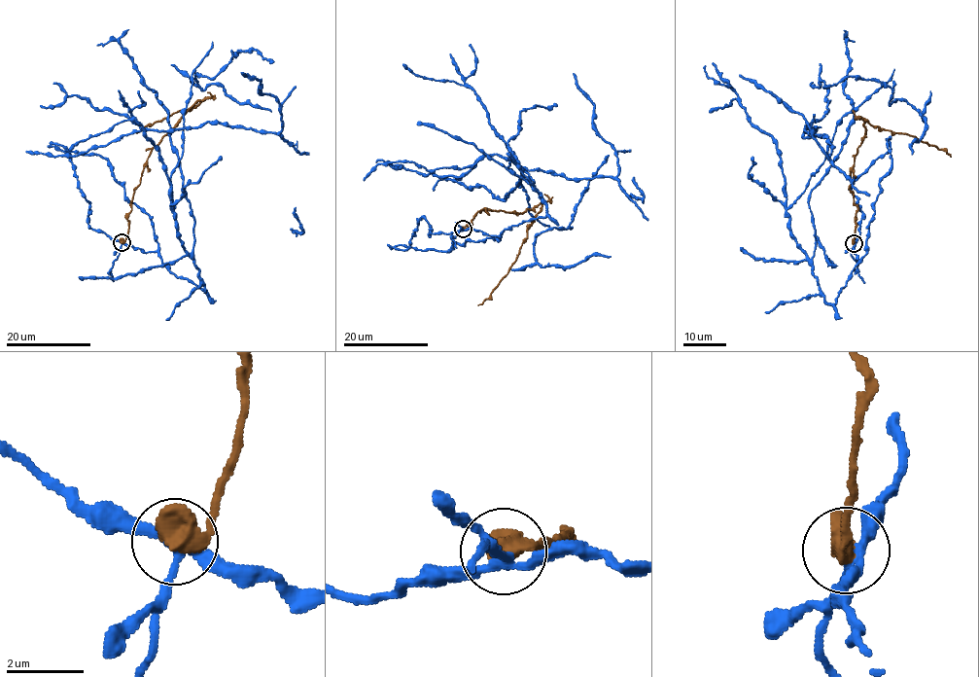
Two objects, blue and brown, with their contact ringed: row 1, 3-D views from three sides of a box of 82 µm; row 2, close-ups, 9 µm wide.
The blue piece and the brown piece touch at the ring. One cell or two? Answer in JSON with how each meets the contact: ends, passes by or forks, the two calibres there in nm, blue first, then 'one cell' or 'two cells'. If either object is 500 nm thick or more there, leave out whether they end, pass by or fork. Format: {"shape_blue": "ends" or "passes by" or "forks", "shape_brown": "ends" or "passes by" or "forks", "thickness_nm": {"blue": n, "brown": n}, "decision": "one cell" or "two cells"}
{"thickness_nm": {"blue": 200, "brown": 650}, "decision": "two cells"}

